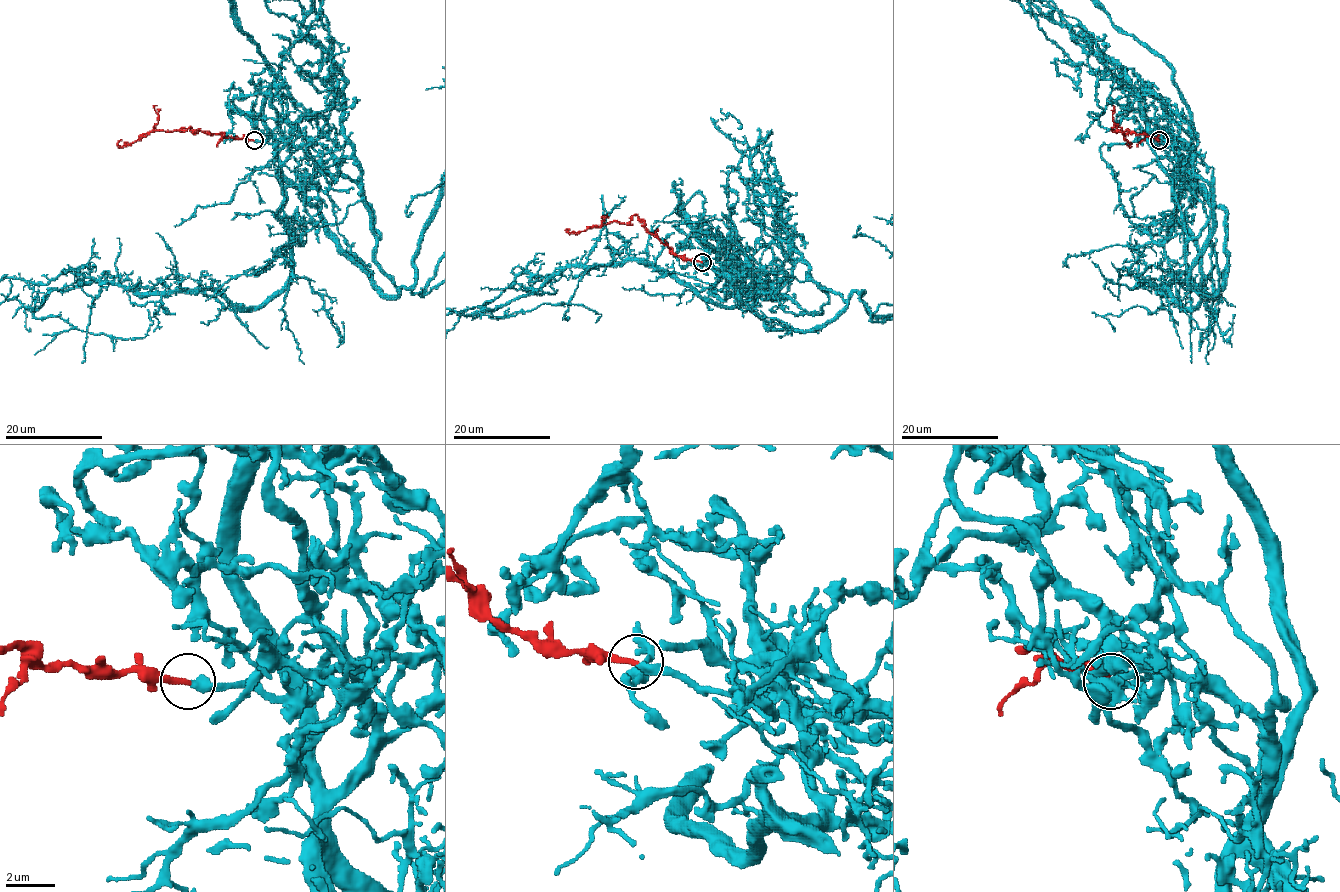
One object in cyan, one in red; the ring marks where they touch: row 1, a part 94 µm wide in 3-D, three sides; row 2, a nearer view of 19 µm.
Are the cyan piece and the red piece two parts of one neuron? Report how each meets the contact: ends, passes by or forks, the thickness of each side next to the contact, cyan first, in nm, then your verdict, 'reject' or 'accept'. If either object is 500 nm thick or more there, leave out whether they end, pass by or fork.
cyan ends | red ends | 360/240 nm | accept

